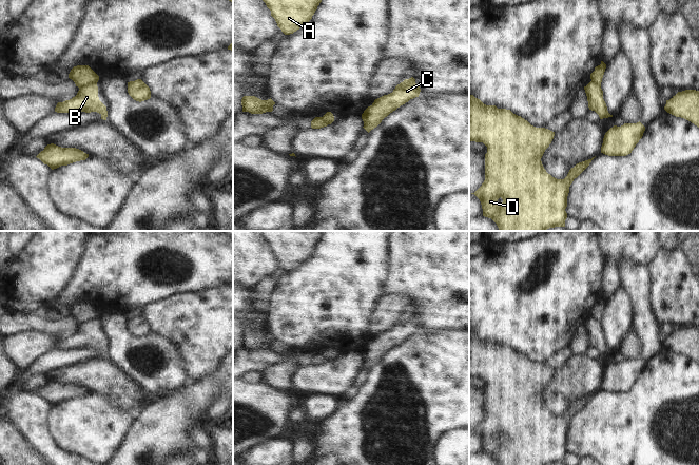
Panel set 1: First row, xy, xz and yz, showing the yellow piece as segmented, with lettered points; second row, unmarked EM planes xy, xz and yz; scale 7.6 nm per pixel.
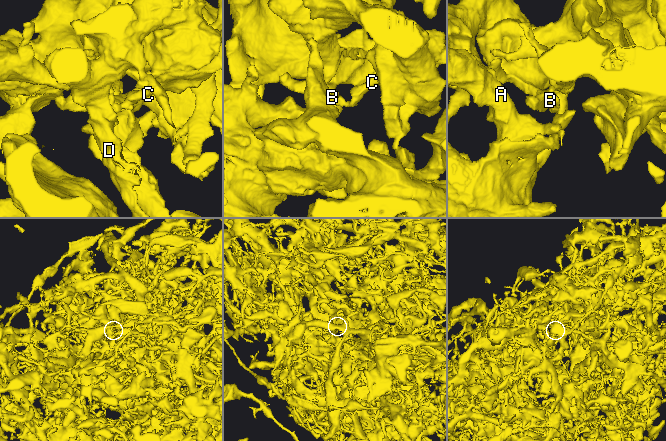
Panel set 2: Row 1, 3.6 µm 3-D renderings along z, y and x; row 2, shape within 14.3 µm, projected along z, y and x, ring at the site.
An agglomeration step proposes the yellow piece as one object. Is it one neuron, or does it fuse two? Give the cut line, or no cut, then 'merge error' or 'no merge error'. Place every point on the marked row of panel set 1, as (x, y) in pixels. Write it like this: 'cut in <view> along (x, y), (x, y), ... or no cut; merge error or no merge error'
cut in xy along (96, 81), (79, 88); merge error

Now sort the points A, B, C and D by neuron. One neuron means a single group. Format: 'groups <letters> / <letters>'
groups A D / B C

